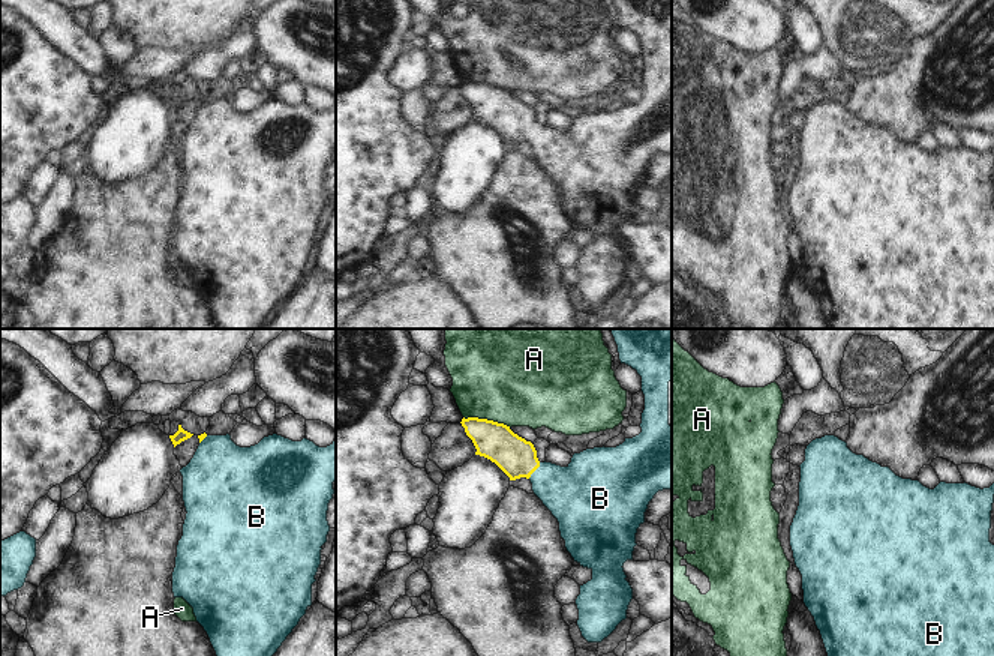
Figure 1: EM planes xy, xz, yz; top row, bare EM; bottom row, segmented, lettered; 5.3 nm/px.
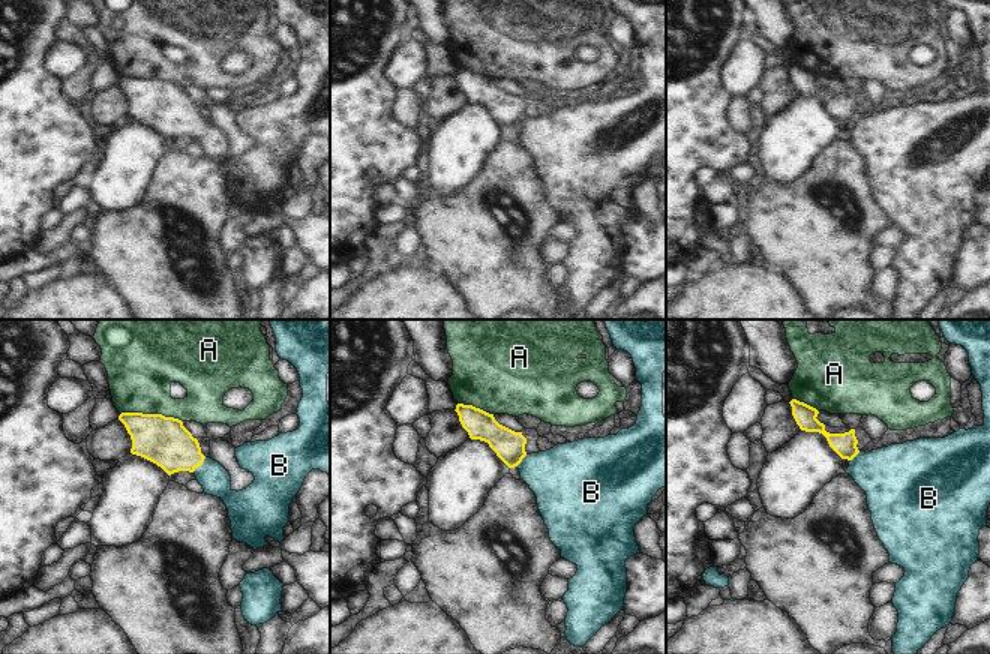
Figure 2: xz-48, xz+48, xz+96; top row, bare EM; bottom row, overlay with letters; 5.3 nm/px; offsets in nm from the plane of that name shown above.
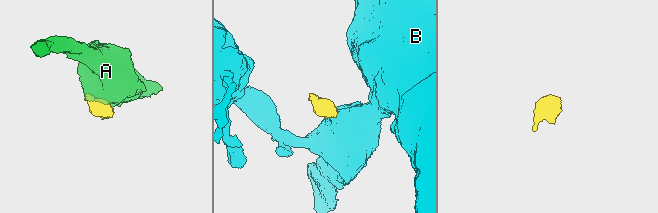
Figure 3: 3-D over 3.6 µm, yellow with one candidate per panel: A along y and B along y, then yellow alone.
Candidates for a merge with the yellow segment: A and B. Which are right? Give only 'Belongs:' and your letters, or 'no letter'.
Belongs: B

